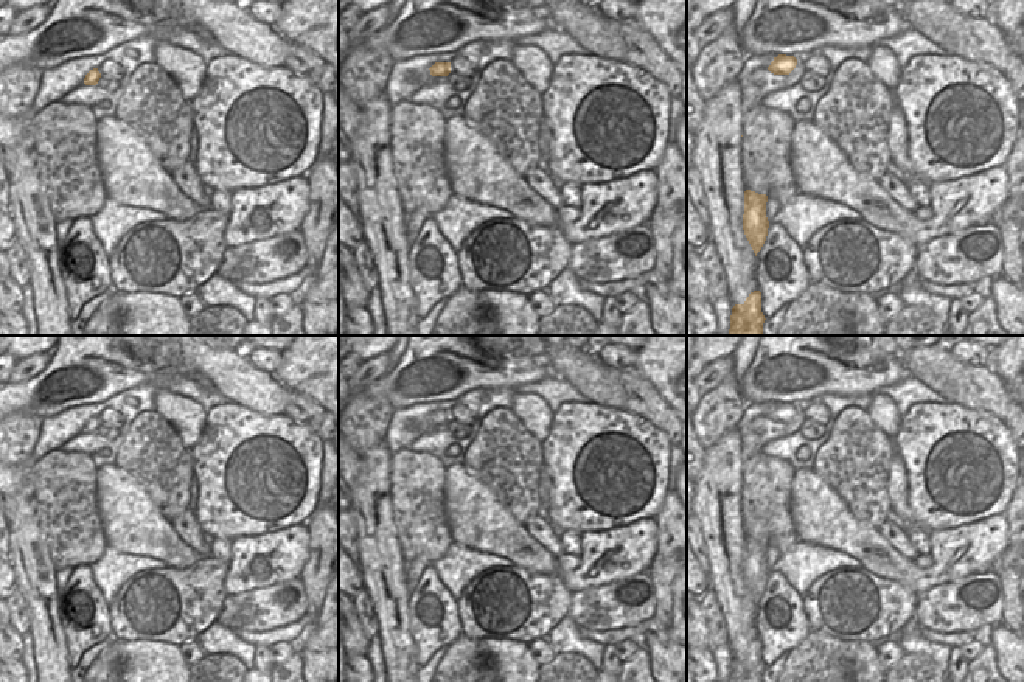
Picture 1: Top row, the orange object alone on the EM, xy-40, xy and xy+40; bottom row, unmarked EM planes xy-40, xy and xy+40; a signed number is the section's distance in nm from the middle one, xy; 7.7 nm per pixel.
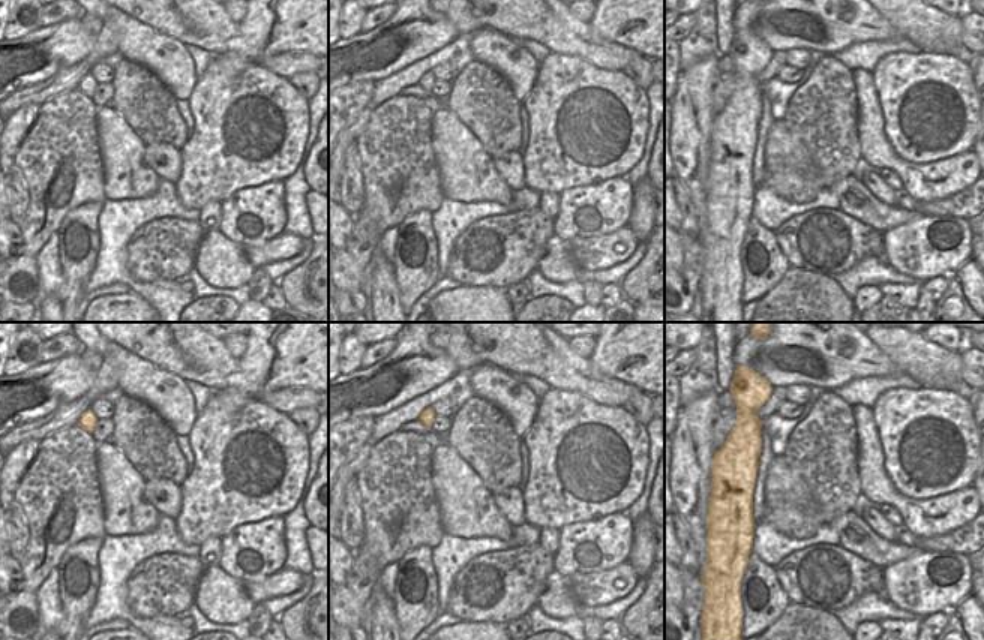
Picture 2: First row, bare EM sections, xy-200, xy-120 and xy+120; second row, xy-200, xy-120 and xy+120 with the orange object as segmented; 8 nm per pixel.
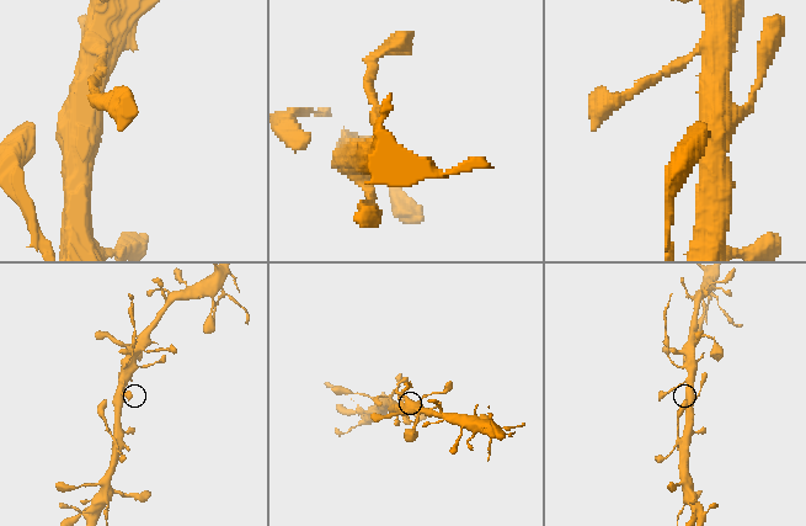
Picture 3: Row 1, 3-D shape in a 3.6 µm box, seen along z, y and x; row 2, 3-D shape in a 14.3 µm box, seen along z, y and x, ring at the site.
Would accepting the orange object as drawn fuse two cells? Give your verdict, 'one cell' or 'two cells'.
one cell

